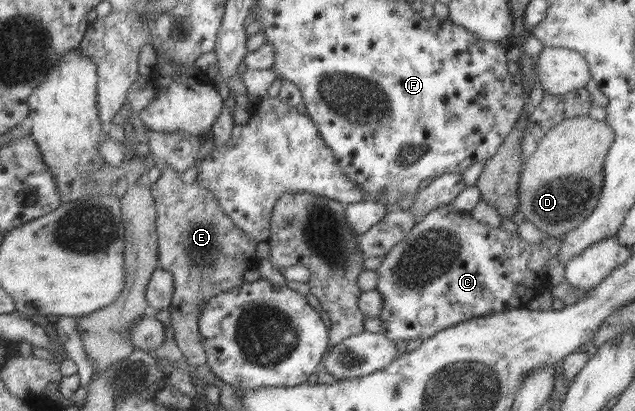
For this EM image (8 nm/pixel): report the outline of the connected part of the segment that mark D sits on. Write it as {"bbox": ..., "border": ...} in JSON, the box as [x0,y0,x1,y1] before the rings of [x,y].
{"bbox":[517,115,613,238],"border":[[[588,115],[564,119],[543,135],[535,151],[526,157],[519,172],[517,188],[518,211],[539,231],[551,238],[562,238],[570,229],[577,227],[598,202],[603,183],[602,163],[607,150],[613,144],[613,130],[602,120],[597,121]]]}

